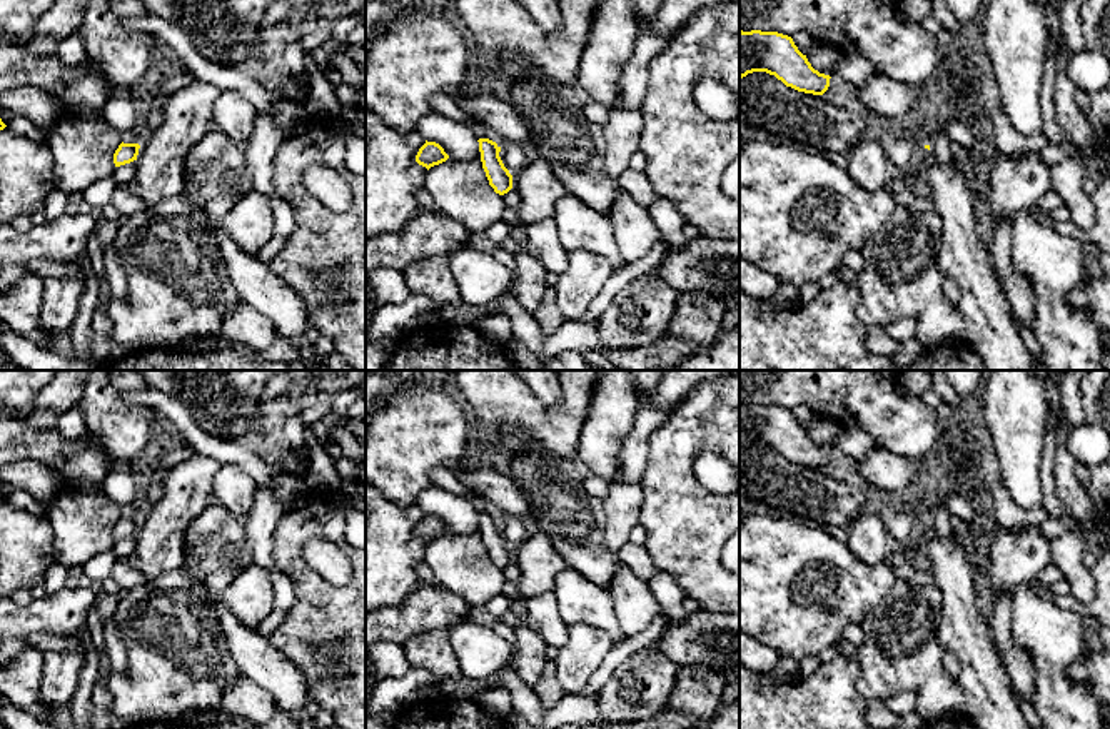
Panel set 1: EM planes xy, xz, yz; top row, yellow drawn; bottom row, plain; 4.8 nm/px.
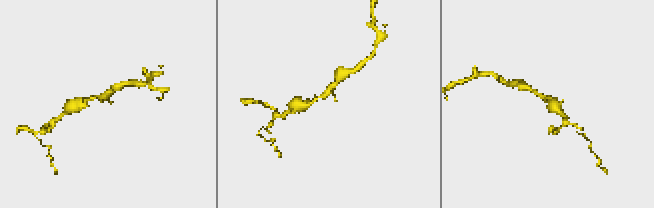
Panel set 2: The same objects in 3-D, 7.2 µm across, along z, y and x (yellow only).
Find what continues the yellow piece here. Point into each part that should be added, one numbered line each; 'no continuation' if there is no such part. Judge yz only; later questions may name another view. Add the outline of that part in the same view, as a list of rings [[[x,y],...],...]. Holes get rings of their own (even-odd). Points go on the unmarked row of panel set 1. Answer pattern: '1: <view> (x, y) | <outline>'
no continuation

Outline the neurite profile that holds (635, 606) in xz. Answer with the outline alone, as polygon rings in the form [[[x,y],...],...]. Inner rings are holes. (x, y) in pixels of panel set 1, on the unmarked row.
[[[623,562],[618,564],[608,592],[626,639],[641,634],[663,612],[648,582]]]

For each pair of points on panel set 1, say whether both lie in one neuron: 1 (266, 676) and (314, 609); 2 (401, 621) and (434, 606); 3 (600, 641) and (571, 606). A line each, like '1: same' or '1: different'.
1: different
2: same
3: different

